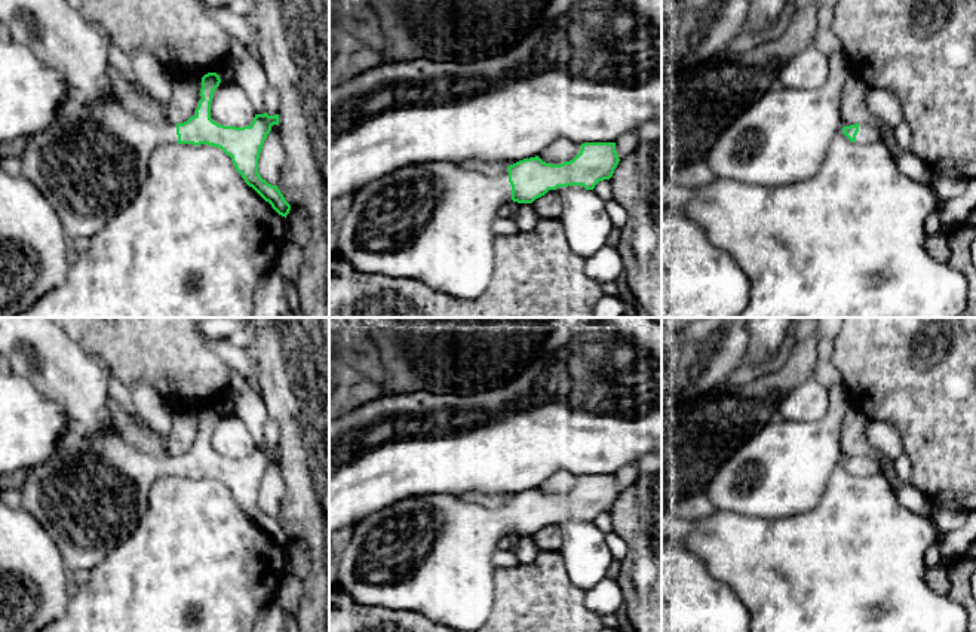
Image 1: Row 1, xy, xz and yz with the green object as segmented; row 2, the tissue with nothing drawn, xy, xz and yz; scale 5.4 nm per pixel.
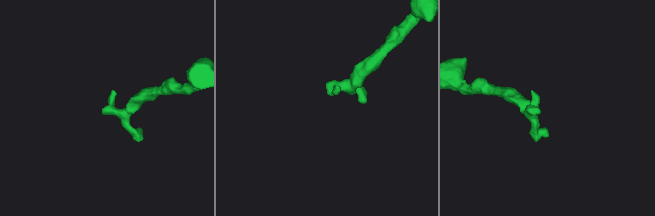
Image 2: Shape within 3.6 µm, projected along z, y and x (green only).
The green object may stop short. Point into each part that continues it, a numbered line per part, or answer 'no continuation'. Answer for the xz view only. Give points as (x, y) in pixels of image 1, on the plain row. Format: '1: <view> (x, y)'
1: xz (432, 554)

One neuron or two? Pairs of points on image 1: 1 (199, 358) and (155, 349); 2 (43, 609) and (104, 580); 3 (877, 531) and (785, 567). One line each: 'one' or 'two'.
1: one
2: two
3: one

